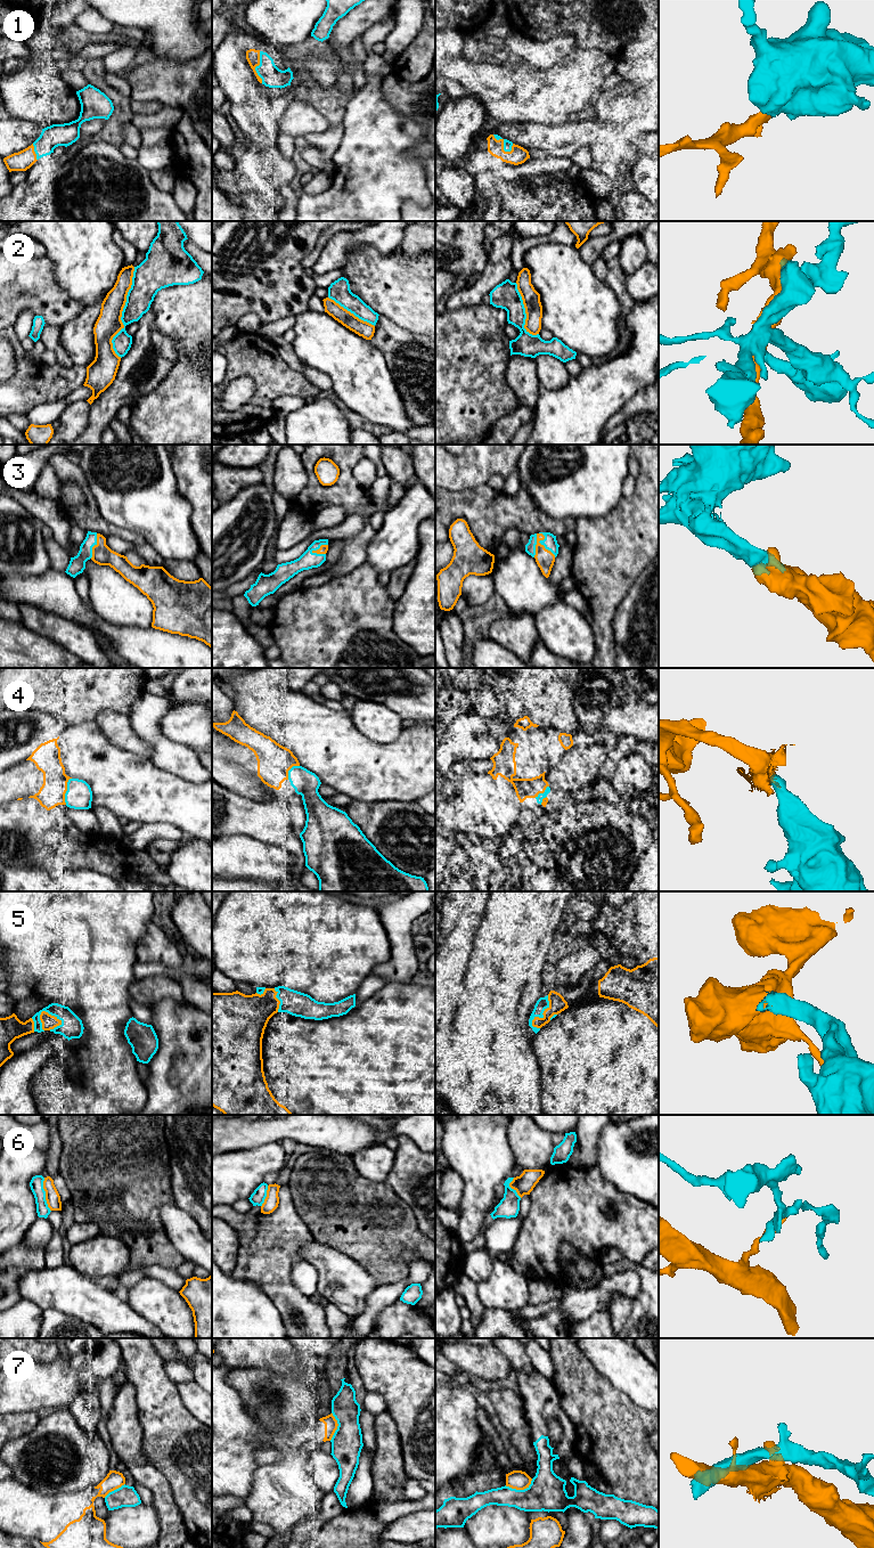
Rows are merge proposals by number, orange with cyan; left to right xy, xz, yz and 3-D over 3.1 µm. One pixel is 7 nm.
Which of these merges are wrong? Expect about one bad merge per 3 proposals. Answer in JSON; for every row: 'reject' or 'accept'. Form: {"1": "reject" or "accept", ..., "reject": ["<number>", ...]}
{"1": "accept", "2": "reject", "3": "accept", "4": "accept", "5": "accept", "6": "reject", "7": "reject", "reject": ["2", "6", "7"]}

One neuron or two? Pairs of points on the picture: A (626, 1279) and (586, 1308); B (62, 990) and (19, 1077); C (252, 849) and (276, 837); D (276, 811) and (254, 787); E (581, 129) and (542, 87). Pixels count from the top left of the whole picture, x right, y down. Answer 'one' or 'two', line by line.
A: one
B: two
C: two
D: two
E: two

